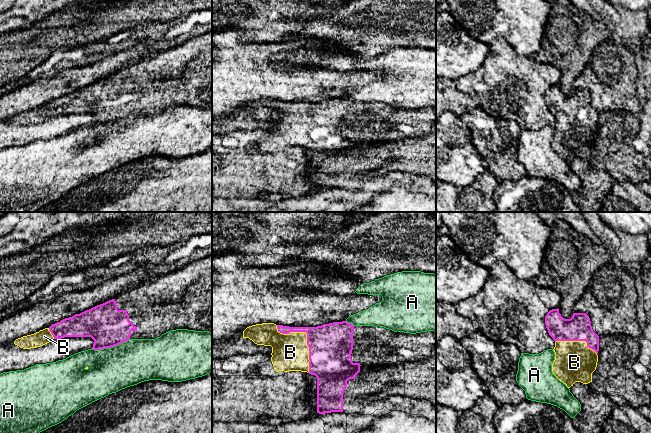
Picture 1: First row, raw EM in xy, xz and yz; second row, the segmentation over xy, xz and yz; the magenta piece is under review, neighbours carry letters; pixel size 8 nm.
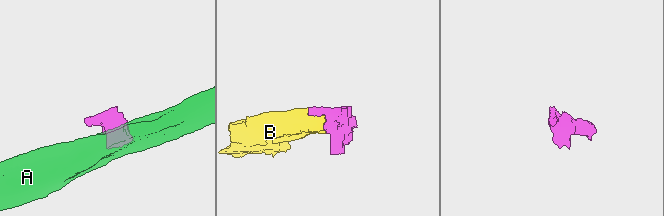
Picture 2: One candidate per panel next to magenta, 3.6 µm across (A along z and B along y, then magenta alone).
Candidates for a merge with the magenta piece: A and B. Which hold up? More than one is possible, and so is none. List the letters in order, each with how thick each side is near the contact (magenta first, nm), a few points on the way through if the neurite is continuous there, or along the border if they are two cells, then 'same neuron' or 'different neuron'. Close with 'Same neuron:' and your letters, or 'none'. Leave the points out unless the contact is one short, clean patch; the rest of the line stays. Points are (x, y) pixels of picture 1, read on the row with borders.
A: 320 nm thick on the magenta side, 360 nm on the other; different neuron
B: 360 nm thick on the magenta side, 300 nm on the other; same neuron
Same neuron: B

